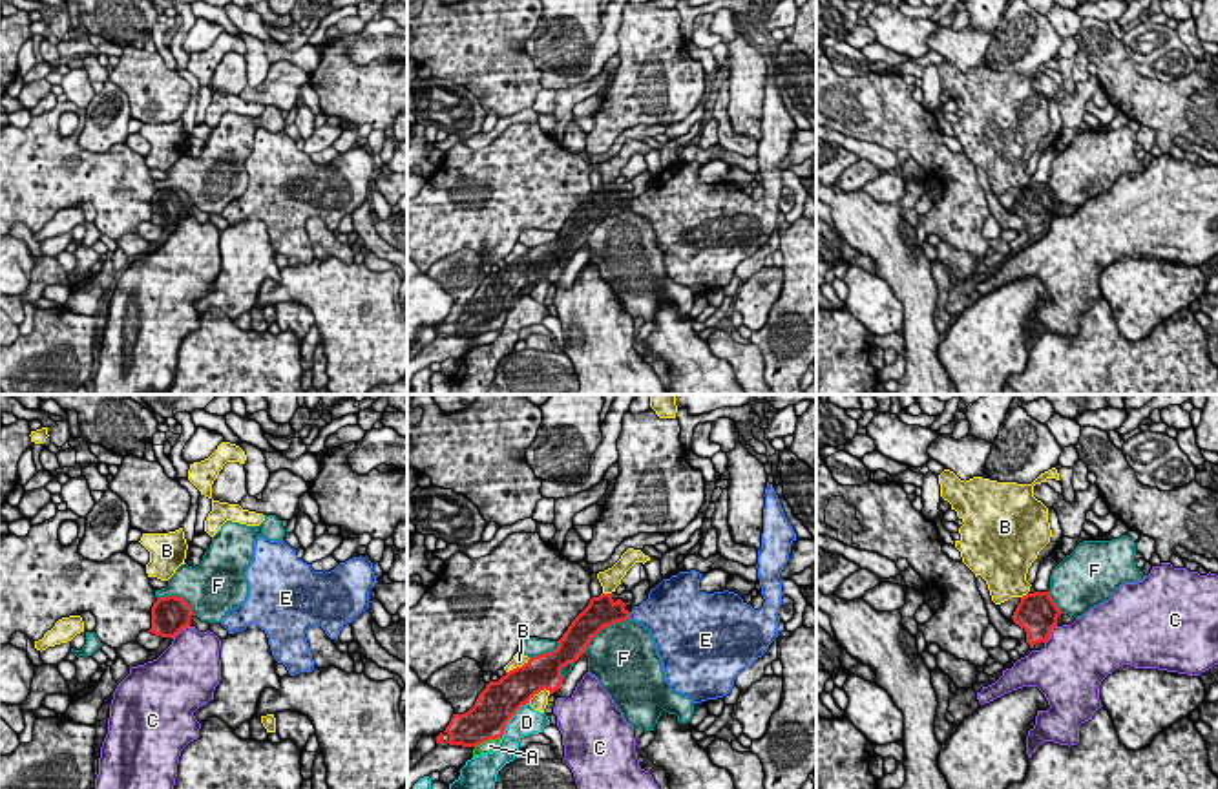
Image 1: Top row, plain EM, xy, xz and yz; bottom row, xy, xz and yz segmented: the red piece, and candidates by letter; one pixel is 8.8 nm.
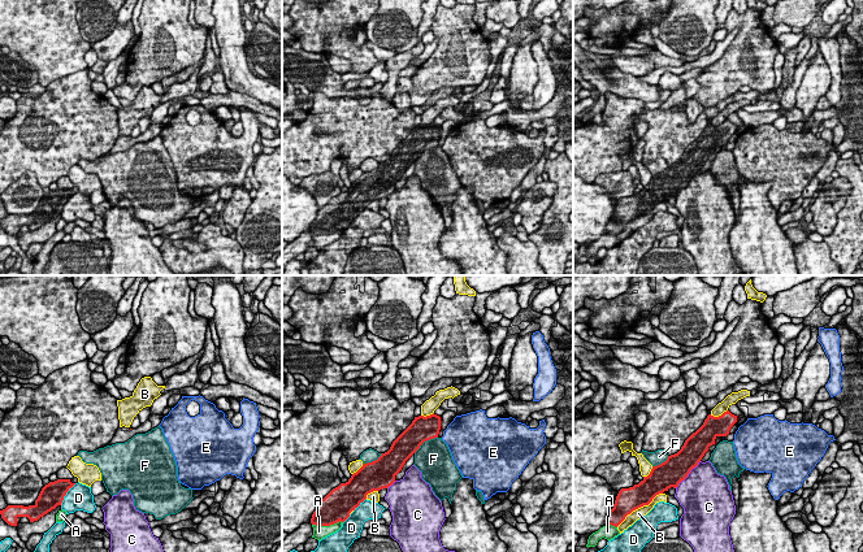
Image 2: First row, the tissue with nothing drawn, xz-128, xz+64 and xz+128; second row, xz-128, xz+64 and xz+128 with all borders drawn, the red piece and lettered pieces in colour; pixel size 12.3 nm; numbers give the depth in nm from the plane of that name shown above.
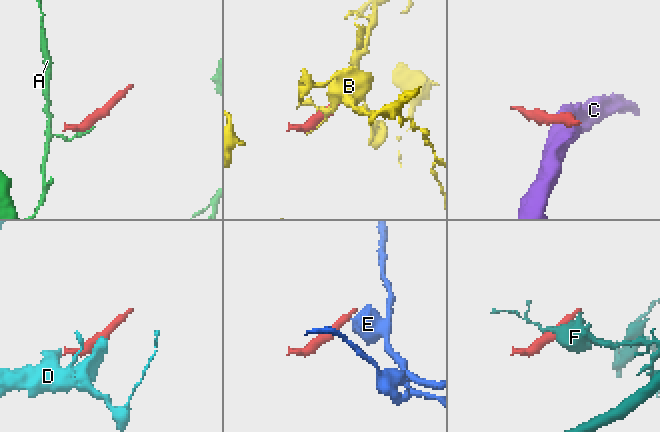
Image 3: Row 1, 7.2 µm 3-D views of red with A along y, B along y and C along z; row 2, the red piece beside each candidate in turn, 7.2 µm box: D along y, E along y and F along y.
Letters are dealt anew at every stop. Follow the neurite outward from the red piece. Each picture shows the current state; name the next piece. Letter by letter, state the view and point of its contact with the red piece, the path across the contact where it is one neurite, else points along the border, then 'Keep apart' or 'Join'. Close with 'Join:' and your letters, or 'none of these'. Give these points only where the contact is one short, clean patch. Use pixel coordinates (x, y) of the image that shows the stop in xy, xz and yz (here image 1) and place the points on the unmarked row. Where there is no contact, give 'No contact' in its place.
A: Touches red at xz (488, 329). Keep apart
B: Touches red at xz (517, 258). Keep apart
C: Touches red at yz (1050, 223). Keep apart
D: Touches red at xz (512, 307). Keep apart
E: Touches red at xz (629, 207). Boundary: xz (629, 203), (630, 209). Keep apart
F: Touches red at xz (603, 218). Keep apart
Join: none of these

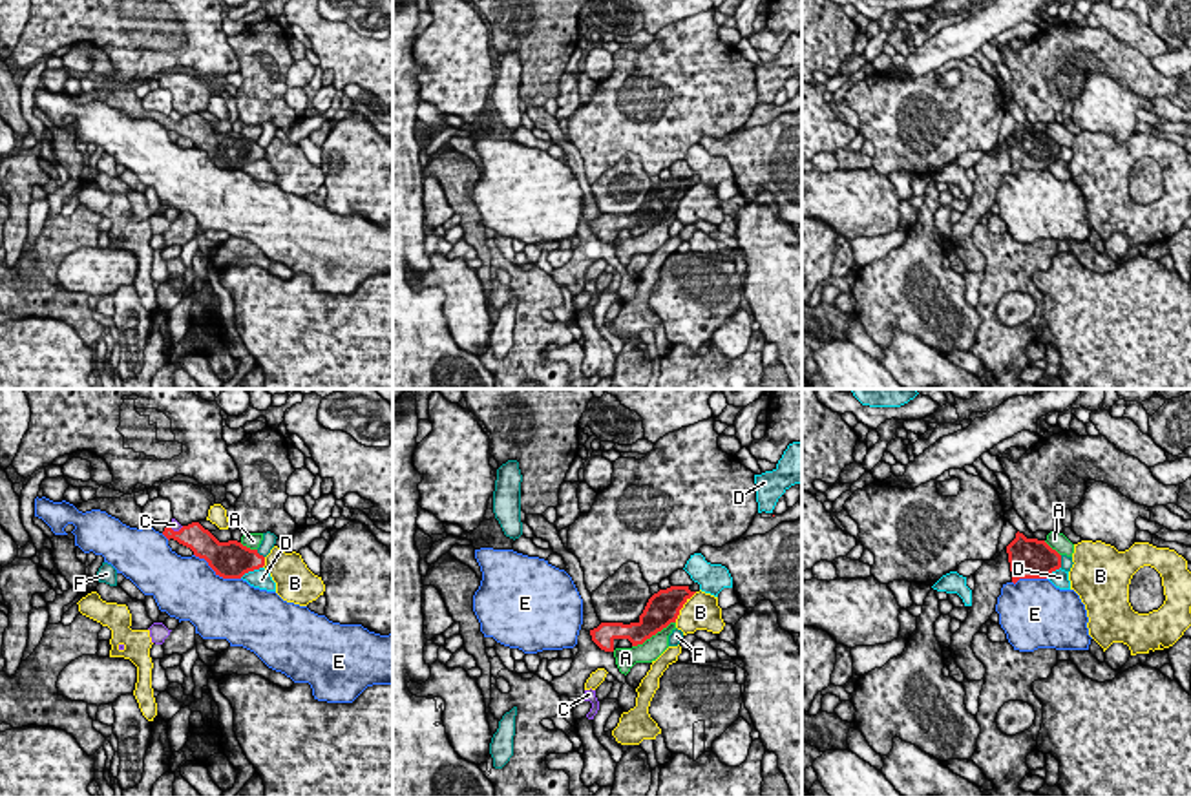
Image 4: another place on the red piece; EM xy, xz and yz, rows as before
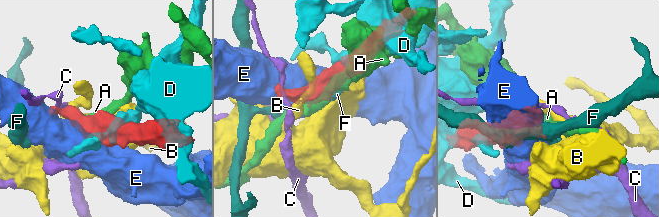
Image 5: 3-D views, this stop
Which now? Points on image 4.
A: Touches red at xz (653, 225). Keep apart
B: Touches red at xz (682, 198). Keep apart
C: Touches red at xy (176, 123). Boundary: xy (168, 115), (174, 121), (183, 117). Keep apart
D: Touches red at xy (251, 161). Keep apart
E: Touches red at xy (218, 165). Keep apart
F: Touches red at xy (258, 145). Keep apart
Join: none of these

